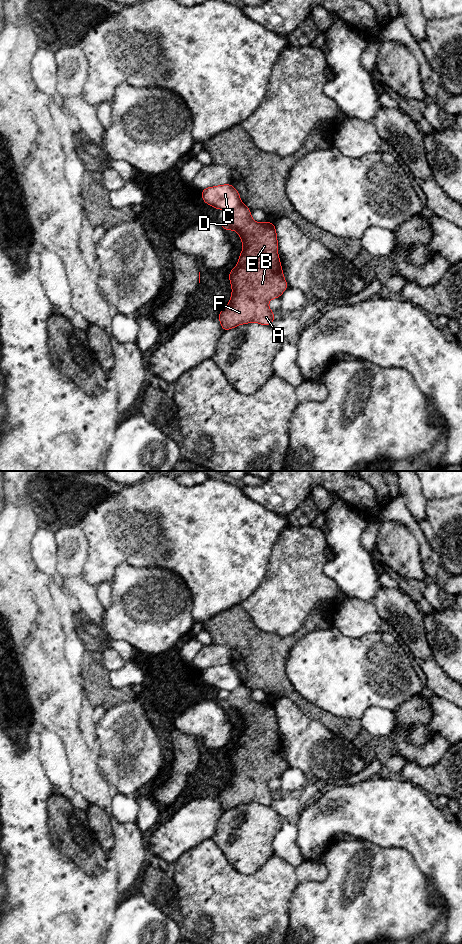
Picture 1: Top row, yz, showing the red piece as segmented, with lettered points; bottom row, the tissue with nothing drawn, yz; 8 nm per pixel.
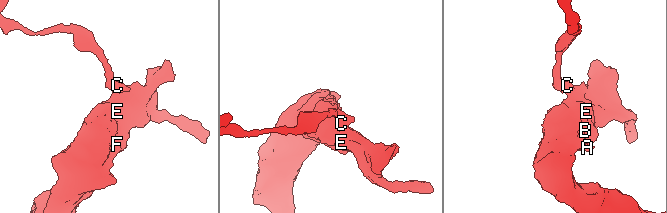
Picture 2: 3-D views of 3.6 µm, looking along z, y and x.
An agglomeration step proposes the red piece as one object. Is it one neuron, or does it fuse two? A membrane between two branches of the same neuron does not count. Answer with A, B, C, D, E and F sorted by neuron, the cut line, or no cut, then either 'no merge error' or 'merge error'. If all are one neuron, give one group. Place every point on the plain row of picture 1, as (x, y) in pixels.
A B D E F / C; cut in yz along (240, 682), (230, 692); merge error

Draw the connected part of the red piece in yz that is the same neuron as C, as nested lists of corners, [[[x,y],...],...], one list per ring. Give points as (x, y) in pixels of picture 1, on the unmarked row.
[[[232,664],[208,667],[201,671],[201,676],[205,683],[217,690],[225,689],[231,692],[241,683],[239,672]]]

